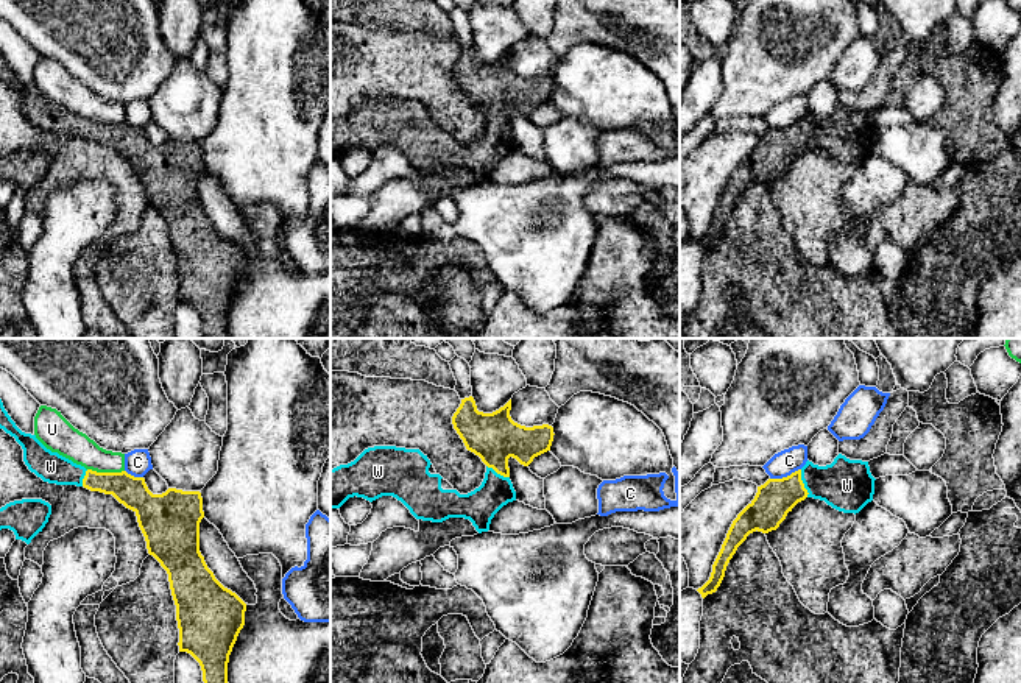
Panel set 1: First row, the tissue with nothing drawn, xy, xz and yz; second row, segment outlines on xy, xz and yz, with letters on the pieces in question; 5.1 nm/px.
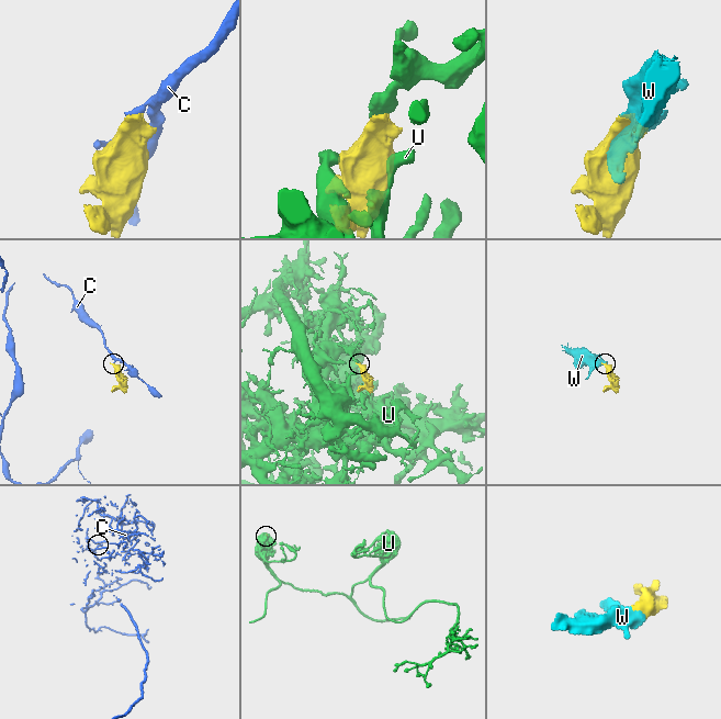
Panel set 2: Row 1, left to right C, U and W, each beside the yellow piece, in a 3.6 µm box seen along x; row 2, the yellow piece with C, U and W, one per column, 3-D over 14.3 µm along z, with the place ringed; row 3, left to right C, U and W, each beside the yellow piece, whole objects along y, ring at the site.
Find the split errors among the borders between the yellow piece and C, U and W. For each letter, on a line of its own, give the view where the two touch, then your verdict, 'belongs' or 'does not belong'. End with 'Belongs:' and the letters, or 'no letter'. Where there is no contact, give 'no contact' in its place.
C: contact in yz; does not belong
U: contact in xy; does not belong
W: contact in yz; belongs
Belongs: W

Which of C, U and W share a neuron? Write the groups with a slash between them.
C / U / W

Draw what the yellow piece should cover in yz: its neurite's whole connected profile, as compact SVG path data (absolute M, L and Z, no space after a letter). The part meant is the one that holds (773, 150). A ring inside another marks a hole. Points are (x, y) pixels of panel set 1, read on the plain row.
M842 104L831 115L818 117L807 111L787 128L768 129L758 137L754 150L733 172L709 231L697 242L703 249L715 243L730 211L747 187L756 181L776 181L798 153L814 148L839 162L856 165L873 151L874 131L868 112L850 111Z

